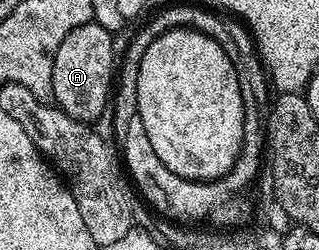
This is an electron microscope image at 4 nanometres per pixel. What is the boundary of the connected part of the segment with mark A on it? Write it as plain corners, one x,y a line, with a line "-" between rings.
94,20
73,28
53,60
53,102
73,120
93,124
113,94
113,71
117,58
113,54
112,33

